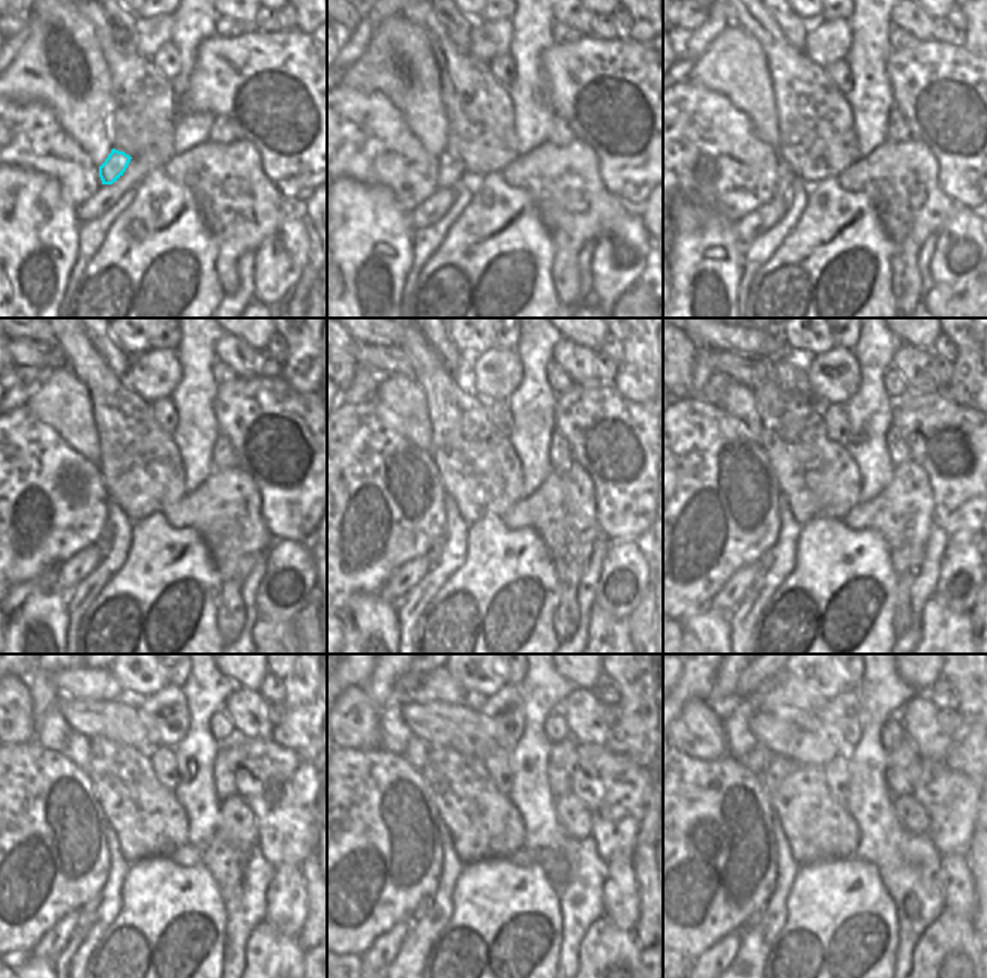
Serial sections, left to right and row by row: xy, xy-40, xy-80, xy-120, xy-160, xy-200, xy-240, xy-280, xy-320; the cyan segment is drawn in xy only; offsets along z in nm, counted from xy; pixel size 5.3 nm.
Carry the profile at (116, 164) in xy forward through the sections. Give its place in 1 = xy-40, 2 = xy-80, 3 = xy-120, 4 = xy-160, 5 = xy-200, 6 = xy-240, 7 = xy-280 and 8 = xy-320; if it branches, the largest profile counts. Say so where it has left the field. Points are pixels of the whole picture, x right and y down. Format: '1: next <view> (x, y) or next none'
1: next xy-40 (449, 170)
2: next xy-80 (785, 174)
3: next xy-120 (104, 543)
4: next xy-160 (434, 555)
5: next xy-200 (767, 561)
6: next xy-240 (90, 906)
7: next xy-280 (420, 911)
8: next xy-320 (753, 921)

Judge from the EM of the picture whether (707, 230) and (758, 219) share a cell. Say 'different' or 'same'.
different

